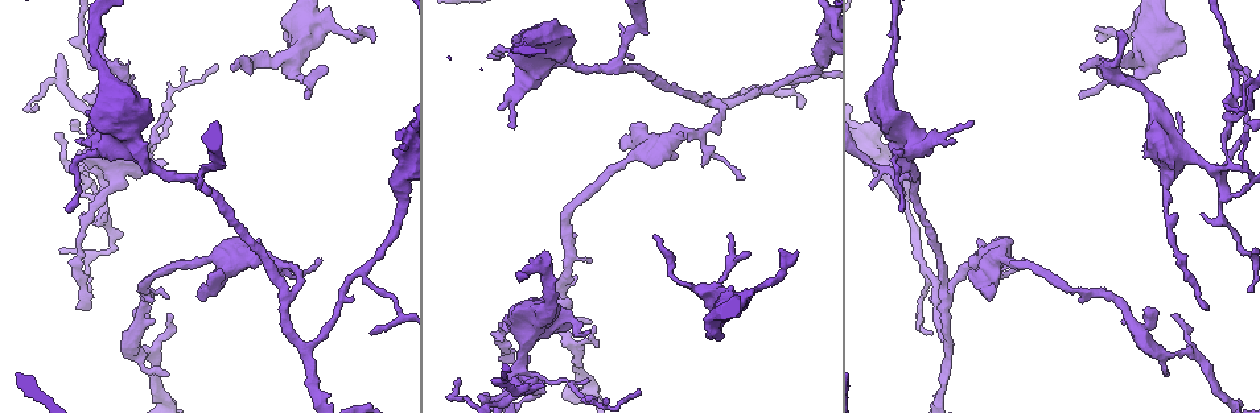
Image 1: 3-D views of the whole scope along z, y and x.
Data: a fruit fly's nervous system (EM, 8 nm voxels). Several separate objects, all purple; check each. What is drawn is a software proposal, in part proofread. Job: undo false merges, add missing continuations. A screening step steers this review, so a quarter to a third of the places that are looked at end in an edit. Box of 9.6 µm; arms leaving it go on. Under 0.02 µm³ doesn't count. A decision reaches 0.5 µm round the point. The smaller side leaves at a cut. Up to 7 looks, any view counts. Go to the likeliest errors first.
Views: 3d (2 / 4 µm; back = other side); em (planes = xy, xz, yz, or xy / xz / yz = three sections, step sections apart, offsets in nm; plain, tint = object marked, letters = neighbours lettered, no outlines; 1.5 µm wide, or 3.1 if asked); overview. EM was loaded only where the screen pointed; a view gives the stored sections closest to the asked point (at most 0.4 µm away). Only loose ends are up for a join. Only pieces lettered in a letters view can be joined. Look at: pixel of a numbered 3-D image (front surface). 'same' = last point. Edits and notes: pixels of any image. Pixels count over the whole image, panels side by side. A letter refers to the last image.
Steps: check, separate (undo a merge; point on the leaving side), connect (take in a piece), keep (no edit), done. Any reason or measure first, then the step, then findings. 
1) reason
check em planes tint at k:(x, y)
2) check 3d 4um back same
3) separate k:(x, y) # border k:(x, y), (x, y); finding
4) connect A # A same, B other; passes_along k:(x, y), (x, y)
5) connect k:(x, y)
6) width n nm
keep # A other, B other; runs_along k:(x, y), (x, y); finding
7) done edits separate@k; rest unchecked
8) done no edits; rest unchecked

branch stops here
check em planes letters at 1:(653, 235)

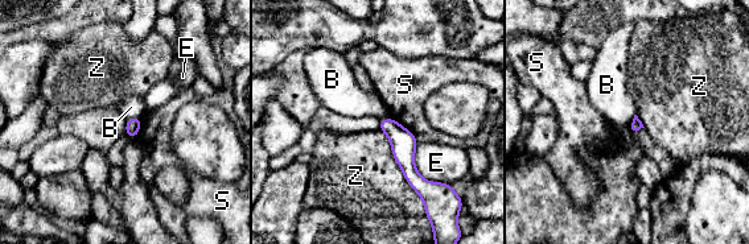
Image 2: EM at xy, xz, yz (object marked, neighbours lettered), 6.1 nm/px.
width 80 nm
keep # B other, E other, S other, Z other; border 2:(140, 115), (126, 122); none of them fits

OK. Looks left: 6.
check em xz step 8 tint at 1:(140, 359)

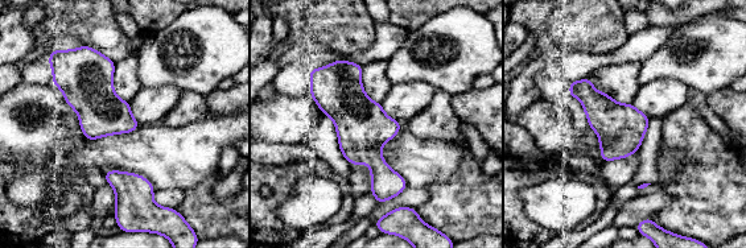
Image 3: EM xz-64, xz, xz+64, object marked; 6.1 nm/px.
cut it another way
check em planes letters same

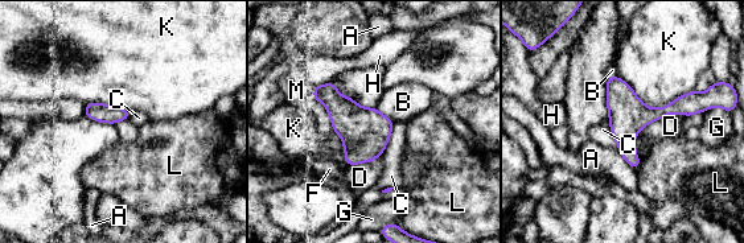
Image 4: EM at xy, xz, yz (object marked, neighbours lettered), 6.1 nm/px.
keep # A other, B other, C other, D other, F other, G other, H other, K other, L other, M other; border 4:(616, 74), (650, 107), (694, 90); continuous, no second cell

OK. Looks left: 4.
check 3d 2um at 1:(168, 115)

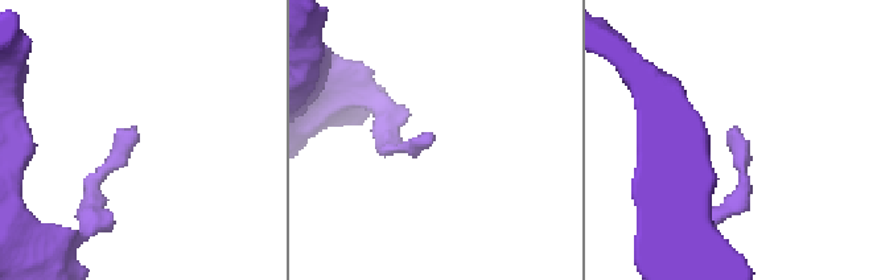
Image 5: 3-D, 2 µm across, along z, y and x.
check em planes letters at 5:(430, 136)

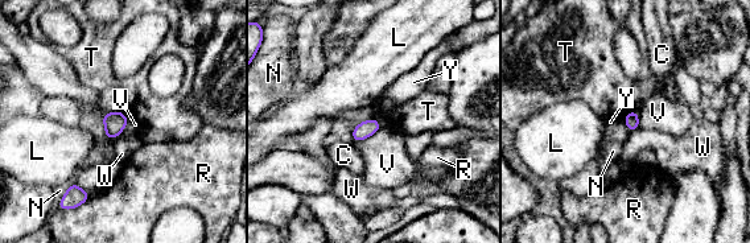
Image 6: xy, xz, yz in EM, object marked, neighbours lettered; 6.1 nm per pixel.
keep # C other, L other, N other, R other, T other, V other, W other, Y other; border 6:(622, 120), (630, 131); none of them fits

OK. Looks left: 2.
done no edits; rest unchecked

